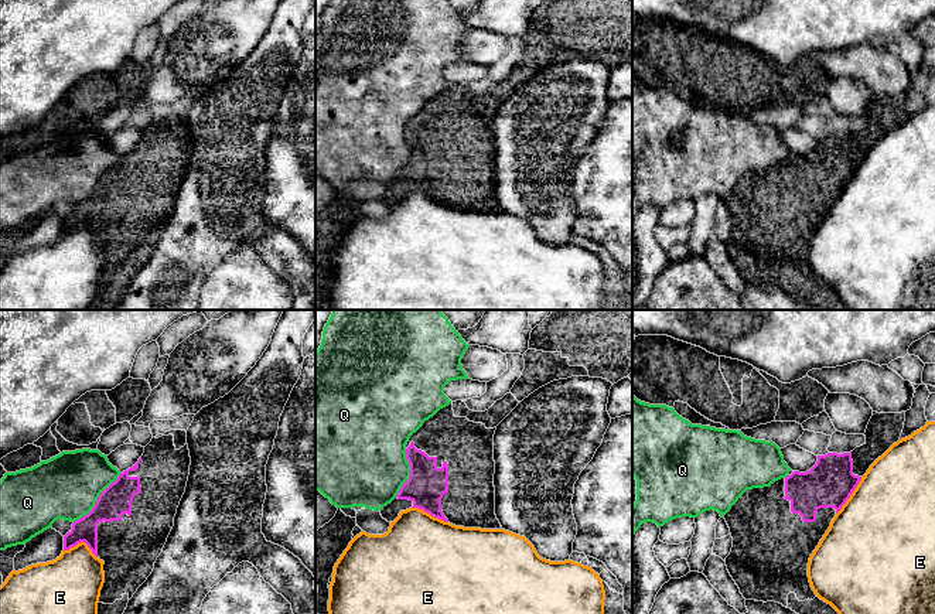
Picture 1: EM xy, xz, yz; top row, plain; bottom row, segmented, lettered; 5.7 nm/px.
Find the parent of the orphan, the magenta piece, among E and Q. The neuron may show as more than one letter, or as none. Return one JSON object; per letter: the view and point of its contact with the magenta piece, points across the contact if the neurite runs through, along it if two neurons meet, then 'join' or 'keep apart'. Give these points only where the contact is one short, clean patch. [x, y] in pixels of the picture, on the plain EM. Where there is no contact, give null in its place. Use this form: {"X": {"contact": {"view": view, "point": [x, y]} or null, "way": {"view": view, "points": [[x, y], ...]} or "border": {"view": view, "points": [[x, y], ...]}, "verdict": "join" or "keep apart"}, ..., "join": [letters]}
{"E": {"contact": {"view": "yz", "point": [850, 177]}, "verdict": "keep apart"}, "Q": {"contact": {"view": "xy", "point": [98, 183]}, "verdict": "keep apart"}, "join": []}

